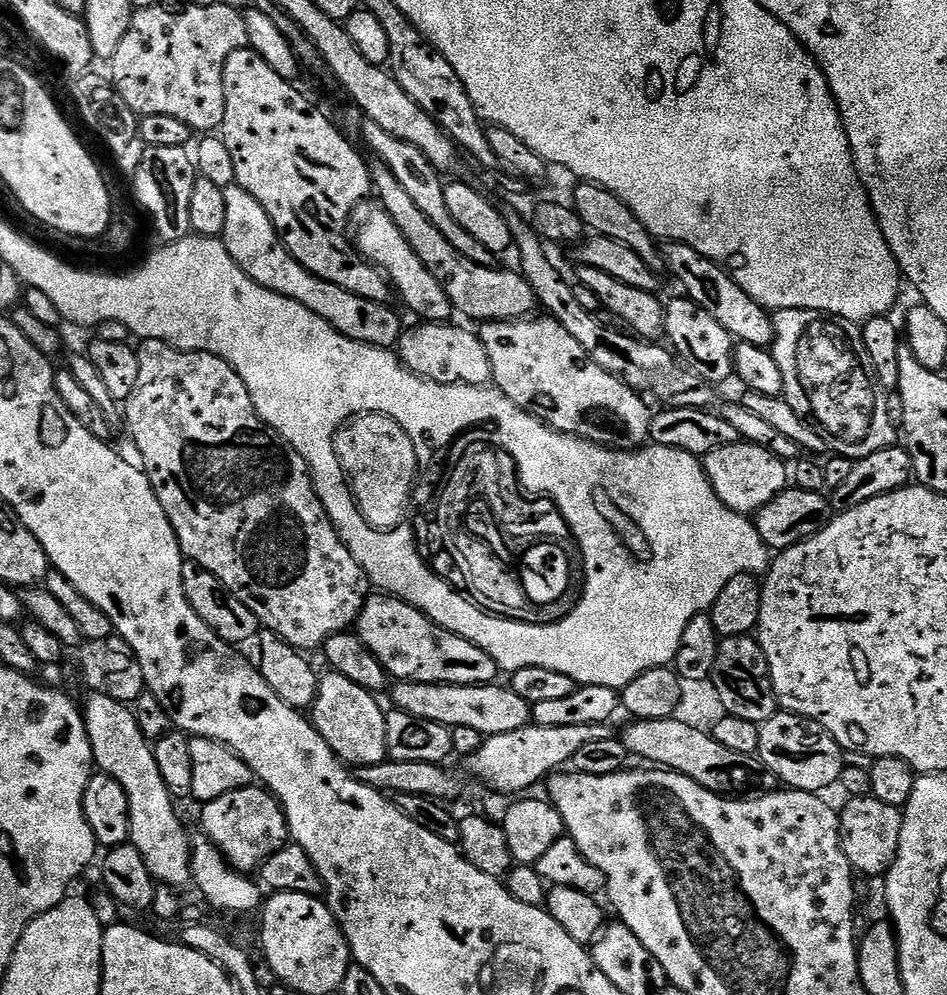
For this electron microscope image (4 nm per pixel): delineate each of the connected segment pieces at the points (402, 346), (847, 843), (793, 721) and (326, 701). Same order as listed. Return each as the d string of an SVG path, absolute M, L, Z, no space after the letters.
M420 322L417 325L417 328L412 328L409 332L407 329L401 335L398 345L400 363L412 371L415 376L421 376L424 380L433 380L439 384L479 384L484 386L492 380L490 358L475 331L467 332L464 328L455 328L455 323L452 322L446 324Z
M871 794L851 799L840 813L840 845L849 864L864 876L883 877L891 868L898 854L898 842L902 838L904 813L886 802L878 802Z
M783 710L777 711L775 716L760 725L758 755L781 785L798 792L819 794L826 786L839 781L840 772L846 765L840 743L822 725Z
M329 671L320 676L320 685L316 701L310 709L310 719L313 726L326 738L330 750L334 750L337 760L348 766L374 766L389 759L388 747L386 746L386 712L380 709L380 704L373 693L367 692L362 686L350 682L350 678L342 678L342 674Z

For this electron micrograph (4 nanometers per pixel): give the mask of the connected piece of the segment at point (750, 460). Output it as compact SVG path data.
M741 442L722 446L703 457L702 463L714 494L718 494L721 502L735 512L756 513L790 484L789 465L757 444Z

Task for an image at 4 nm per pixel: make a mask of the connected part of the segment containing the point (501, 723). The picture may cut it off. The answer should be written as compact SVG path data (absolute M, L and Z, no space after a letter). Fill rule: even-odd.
M406 680L395 685L391 689L392 700L397 709L406 714L414 714L414 718L426 718L426 722L438 722L447 728L458 726L470 726L478 730L478 734L484 737L497 736L498 734L510 734L512 730L522 730L529 724L532 718L532 705L527 704L518 694L514 694L511 686L500 688L495 684L427 684L426 682L414 682Z

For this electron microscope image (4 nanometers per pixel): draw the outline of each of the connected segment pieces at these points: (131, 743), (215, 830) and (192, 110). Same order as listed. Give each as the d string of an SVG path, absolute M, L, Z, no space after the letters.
M93 691L88 705L83 705L84 725L90 738L92 759L95 767L104 772L122 790L126 790L126 800L130 802L130 834L128 839L142 854L146 870L150 870L157 885L184 890L192 879L192 840L176 813L177 801L172 792L162 782L158 762L154 762L153 745L138 730L129 705L108 698L106 694Z
M249 786L222 794L222 798L209 800L201 808L204 808L200 812L203 835L216 845L216 849L238 872L255 873L289 843L284 809L280 807L279 800L263 786Z
M190 2L184 4L172 4L169 8L163 8L163 3L156 3L153 8L141 8L133 15L132 25L122 38L122 46L118 46L118 54L110 61L110 79L116 85L116 93L130 106L130 110L140 116L149 116L150 114L167 114L170 118L178 118L178 122L186 122L186 126L192 128L196 134L212 134L223 125L224 122L224 67L226 58L234 54L234 50L248 47L248 31L246 22L242 15L241 9L231 8L228 4L214 2L210 6L194 6Z

